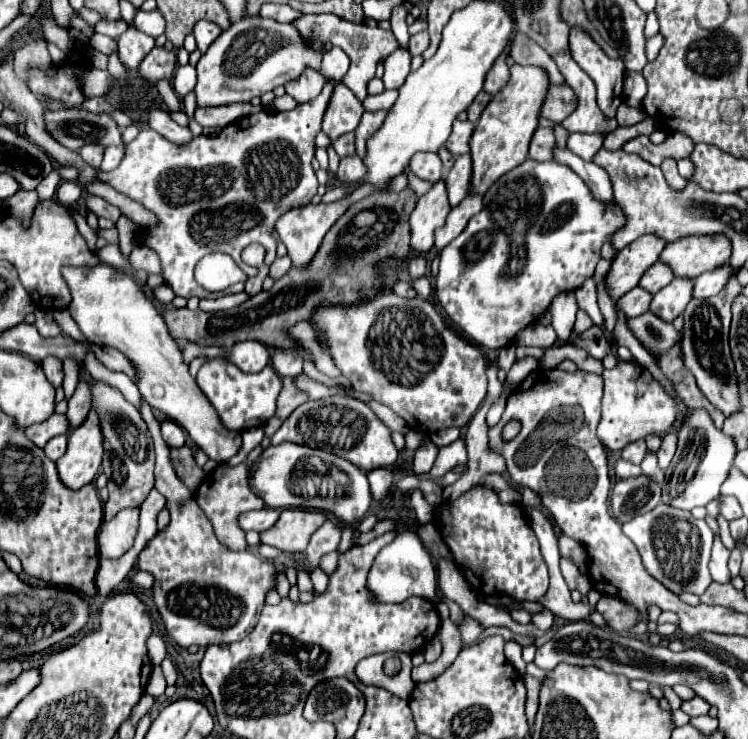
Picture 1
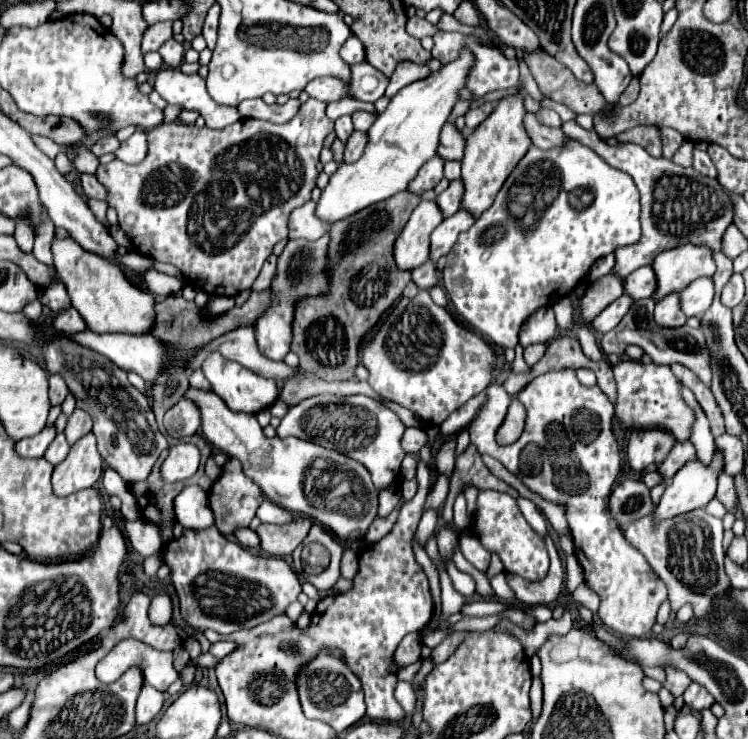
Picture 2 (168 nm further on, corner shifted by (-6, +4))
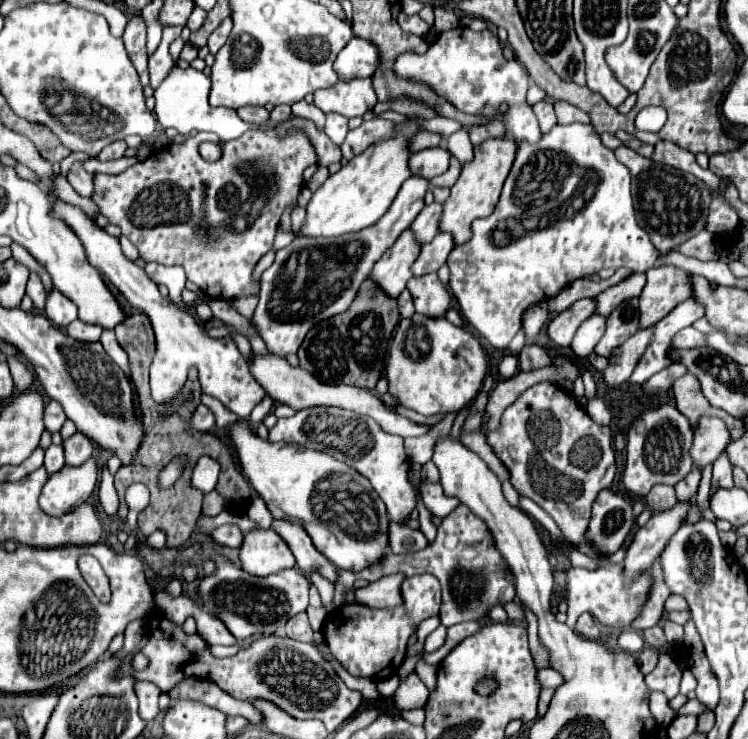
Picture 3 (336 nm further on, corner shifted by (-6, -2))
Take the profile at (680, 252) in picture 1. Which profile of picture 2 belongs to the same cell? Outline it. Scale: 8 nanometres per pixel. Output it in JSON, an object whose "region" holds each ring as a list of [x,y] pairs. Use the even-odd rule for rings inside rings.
{"region":[[[680,246],[676,250],[666,250],[652,262],[656,274],[656,294],[652,300],[684,290],[690,282],[702,276],[712,276],[716,272],[716,264],[712,260],[712,250],[706,246]]]}

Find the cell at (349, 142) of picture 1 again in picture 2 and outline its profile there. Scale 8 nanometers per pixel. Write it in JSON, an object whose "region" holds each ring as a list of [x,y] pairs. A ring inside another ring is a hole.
{"region":[[[340,116],[340,118],[334,122],[334,130],[336,130],[338,138],[340,138],[342,142],[346,142],[348,136],[354,132],[354,128],[352,128],[352,118],[350,118],[350,116]]]}

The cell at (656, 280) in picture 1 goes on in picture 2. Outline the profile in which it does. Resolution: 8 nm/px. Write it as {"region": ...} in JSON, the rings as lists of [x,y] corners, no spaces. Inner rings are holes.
{"region":[[[642,266],[640,270],[628,274],[622,280],[622,286],[624,286],[624,294],[628,294],[634,300],[650,298],[656,290],[656,276],[652,266]]]}

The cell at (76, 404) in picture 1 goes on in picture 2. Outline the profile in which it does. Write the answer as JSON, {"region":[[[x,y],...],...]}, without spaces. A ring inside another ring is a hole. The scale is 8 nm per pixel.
{"region":[[[76,408],[74,414],[68,418],[68,424],[66,424],[66,438],[68,438],[68,444],[72,446],[76,440],[80,440],[82,436],[90,434],[92,432],[92,418],[88,412]]]}

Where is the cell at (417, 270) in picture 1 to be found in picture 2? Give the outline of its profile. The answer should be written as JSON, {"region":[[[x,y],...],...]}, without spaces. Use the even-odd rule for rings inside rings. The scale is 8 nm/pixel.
{"region":[[[424,262],[422,266],[418,266],[416,270],[412,270],[412,282],[420,288],[420,290],[430,290],[432,286],[438,284],[438,272],[436,272],[436,264],[434,262]]]}

